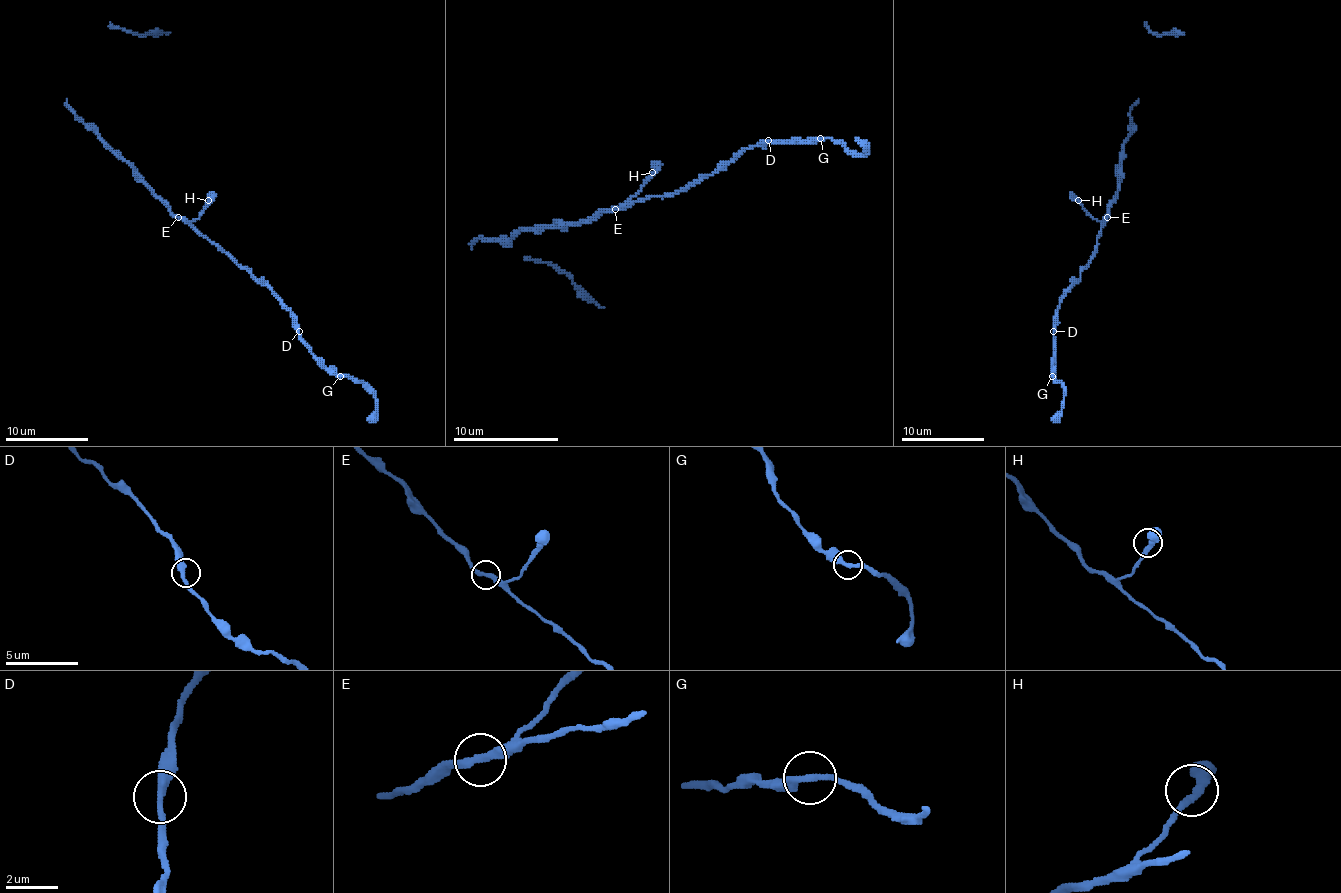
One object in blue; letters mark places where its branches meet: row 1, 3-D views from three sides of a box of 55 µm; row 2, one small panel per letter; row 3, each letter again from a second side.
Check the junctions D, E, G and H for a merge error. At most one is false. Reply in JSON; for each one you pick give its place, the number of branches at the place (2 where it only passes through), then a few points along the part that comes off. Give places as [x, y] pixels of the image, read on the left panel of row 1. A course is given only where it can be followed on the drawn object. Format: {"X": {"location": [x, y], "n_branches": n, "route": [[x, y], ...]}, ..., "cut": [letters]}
{"cut": []}

